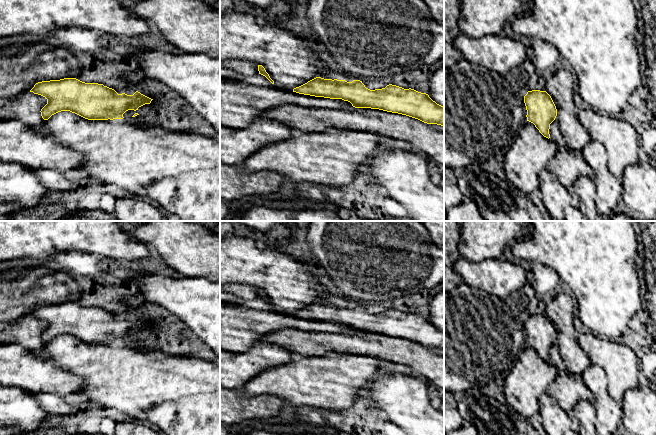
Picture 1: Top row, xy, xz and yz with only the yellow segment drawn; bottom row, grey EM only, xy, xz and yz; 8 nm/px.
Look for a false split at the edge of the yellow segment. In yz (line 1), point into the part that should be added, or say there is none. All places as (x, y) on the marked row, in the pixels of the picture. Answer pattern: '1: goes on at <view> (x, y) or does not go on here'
1: does not go on here

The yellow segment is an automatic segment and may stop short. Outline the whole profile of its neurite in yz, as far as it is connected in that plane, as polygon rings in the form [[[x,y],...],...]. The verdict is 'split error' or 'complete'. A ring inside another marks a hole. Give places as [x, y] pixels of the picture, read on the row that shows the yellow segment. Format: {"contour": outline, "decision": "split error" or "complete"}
{"contour": [[[532,90],[524,96],[527,121],[533,123],[539,132],[550,138],[550,124],[557,116],[556,106],[546,91]]], "decision": "complete"}

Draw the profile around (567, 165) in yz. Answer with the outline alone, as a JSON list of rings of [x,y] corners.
[[[557,121],[550,124],[550,140],[557,146],[557,153],[549,161],[547,170],[558,179],[568,191],[573,190],[574,182],[581,176],[593,178],[594,170],[584,160],[581,152],[571,150],[565,143]]]

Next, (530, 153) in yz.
[[[527,121],[513,144],[505,151],[503,168],[506,180],[515,185],[523,195],[531,194],[539,189],[538,175],[547,168],[556,153],[556,144],[544,137],[533,123]]]

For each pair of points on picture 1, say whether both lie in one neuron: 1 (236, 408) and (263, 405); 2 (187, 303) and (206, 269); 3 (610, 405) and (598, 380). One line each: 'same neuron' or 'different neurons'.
1: same neuron
2: different neurons
3: same neuron

